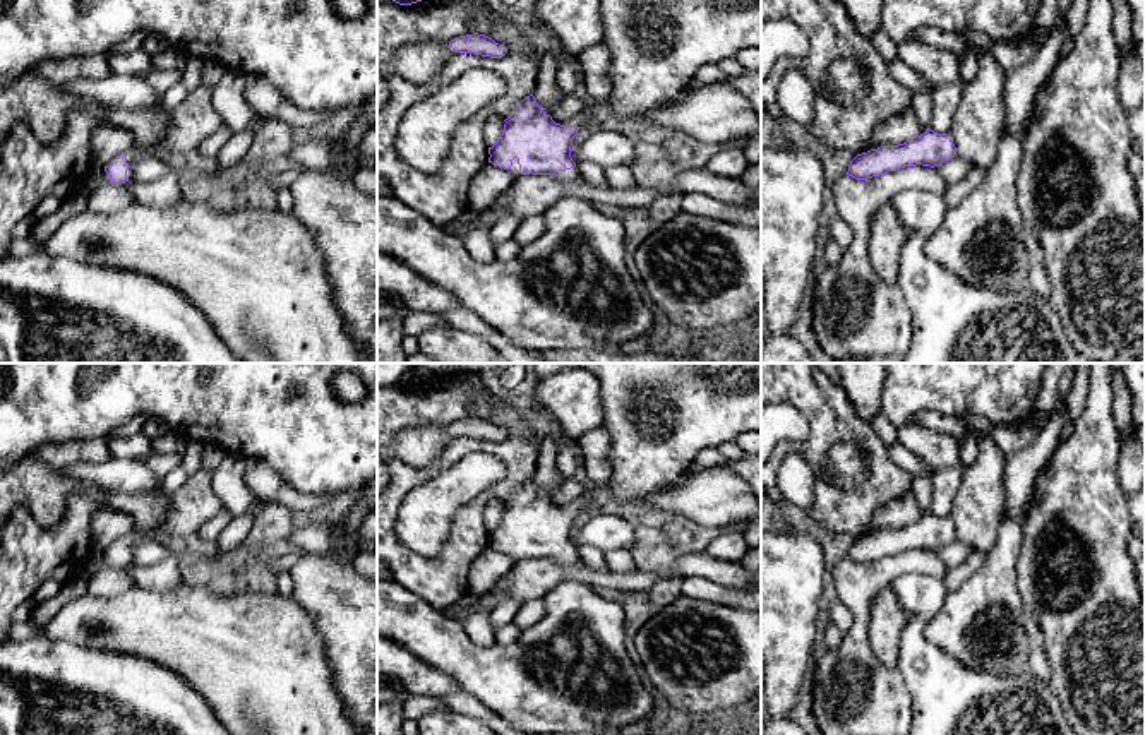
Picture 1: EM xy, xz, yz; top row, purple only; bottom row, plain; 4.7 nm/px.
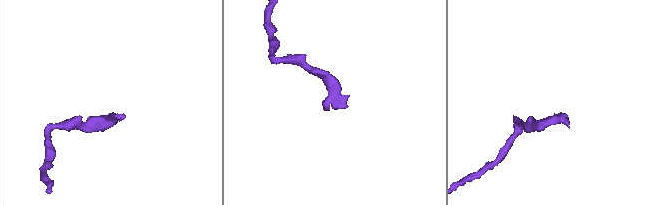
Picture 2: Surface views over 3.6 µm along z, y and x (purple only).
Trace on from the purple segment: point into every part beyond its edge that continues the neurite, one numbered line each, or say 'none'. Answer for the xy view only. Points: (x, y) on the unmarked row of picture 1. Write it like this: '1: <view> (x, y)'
1: xy (134, 537)

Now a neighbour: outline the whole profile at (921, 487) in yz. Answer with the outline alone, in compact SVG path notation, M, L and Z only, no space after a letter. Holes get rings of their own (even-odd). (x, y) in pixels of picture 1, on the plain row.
M926 475L912 476L910 481L910 493L915 499L917 505L929 512L931 499L932 499L932 483L931 478Z

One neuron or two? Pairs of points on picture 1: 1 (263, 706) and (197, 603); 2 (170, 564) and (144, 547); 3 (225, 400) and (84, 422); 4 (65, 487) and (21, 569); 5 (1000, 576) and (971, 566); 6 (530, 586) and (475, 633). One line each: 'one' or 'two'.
1: one
2: two
3: one
4: two
5: two
6: two

